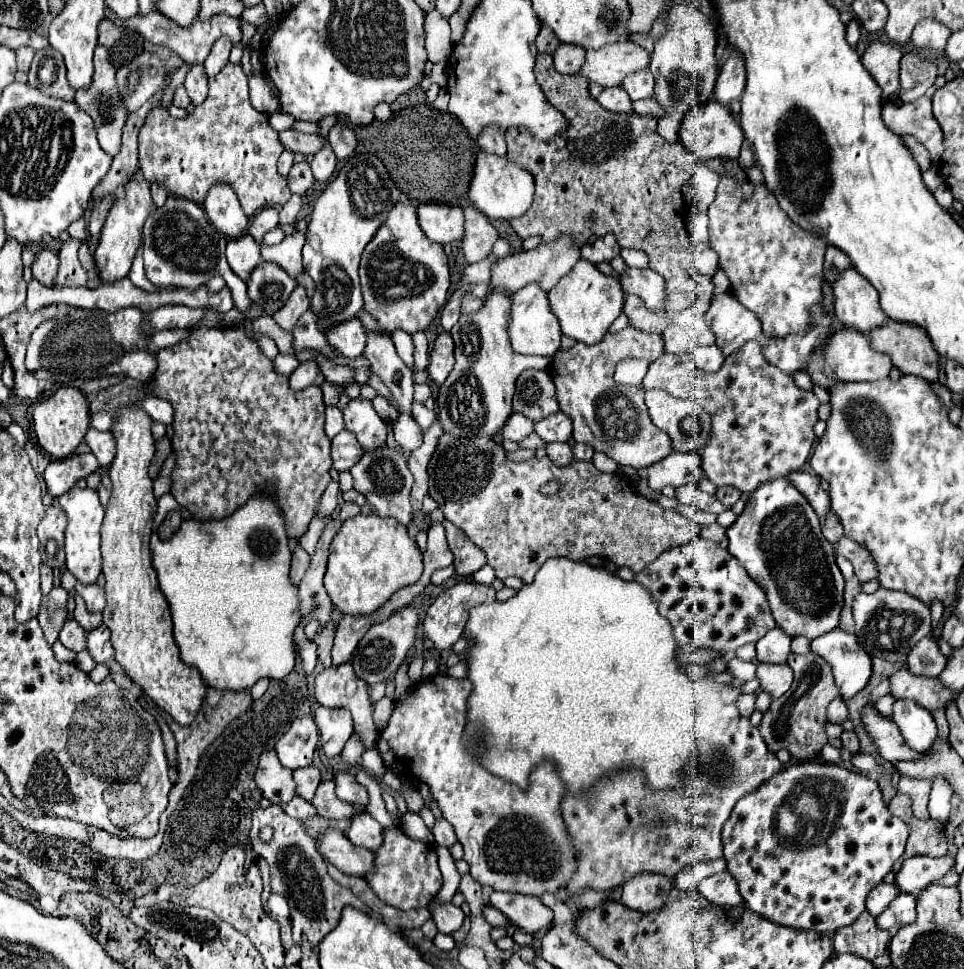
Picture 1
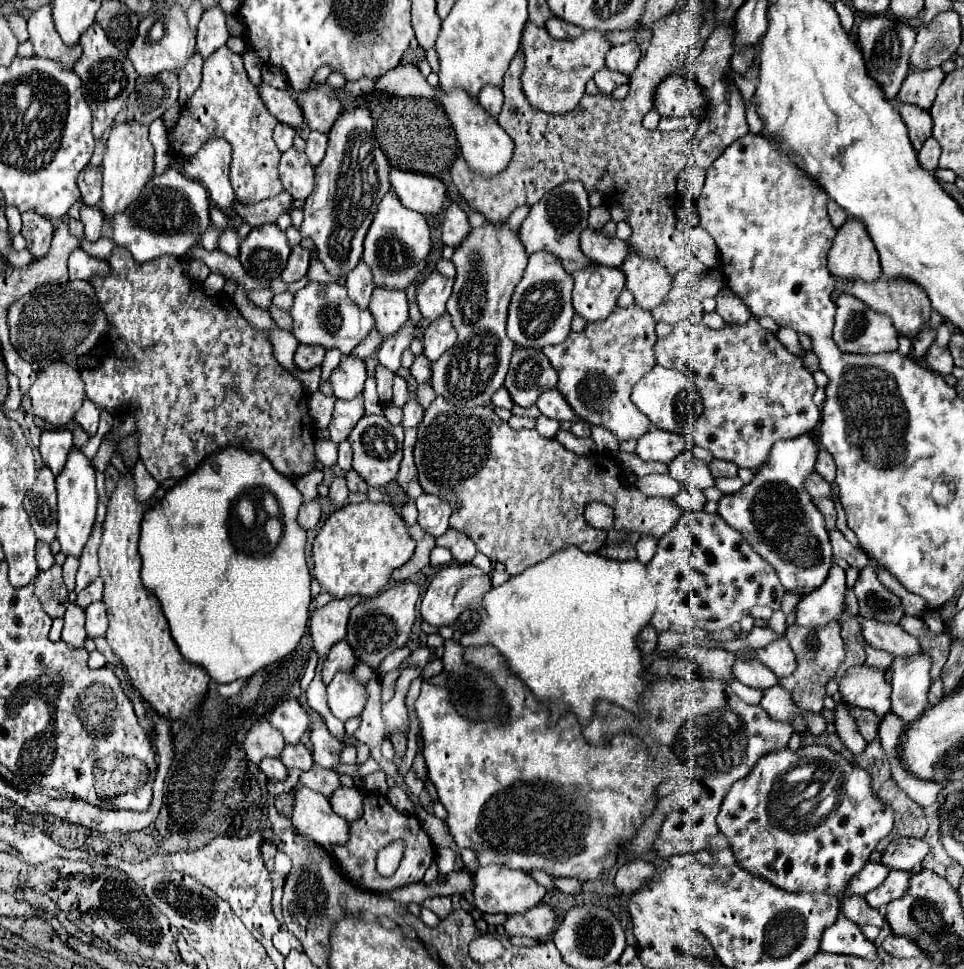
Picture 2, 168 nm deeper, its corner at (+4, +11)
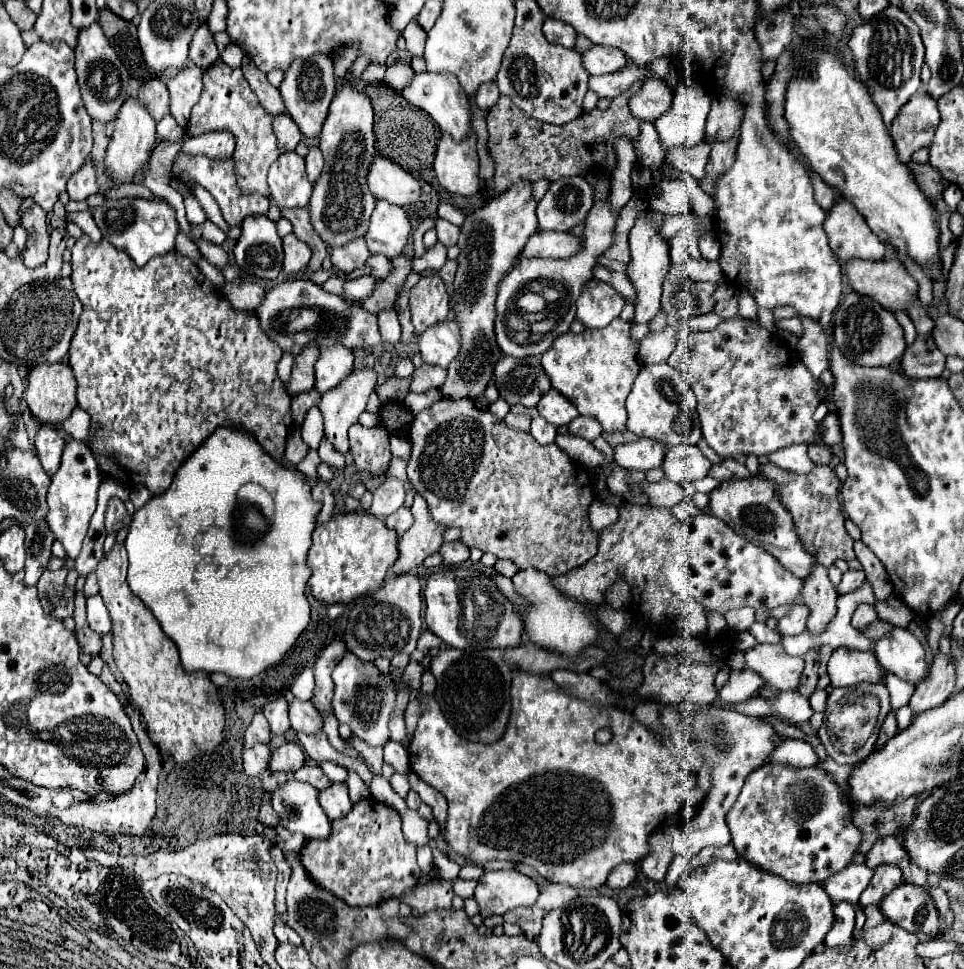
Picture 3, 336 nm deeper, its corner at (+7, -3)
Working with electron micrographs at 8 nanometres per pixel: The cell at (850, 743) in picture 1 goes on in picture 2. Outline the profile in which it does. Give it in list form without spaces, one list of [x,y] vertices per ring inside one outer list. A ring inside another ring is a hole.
[[[853,710],[855,718],[859,720],[859,730],[863,732],[863,736],[867,736],[867,742],[871,740],[877,740],[877,734],[879,734],[879,724],[881,724],[881,716],[873,710]]]

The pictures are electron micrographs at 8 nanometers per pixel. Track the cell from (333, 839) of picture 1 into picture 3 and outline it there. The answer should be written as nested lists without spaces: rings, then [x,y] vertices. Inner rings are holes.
[[[288,782],[274,790],[272,806],[280,816],[280,824],[290,832],[300,832],[306,840],[328,838],[332,824],[318,804],[318,794],[302,782]]]

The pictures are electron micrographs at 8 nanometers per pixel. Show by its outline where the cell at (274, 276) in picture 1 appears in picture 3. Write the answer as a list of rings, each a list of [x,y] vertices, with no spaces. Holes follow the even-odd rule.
[[[252,216],[242,222],[242,236],[234,246],[234,258],[240,270],[252,280],[276,280],[282,272],[282,240],[276,234],[276,224],[266,216]]]

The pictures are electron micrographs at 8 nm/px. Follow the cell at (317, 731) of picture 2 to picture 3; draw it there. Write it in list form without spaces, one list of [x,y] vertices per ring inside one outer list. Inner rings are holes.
[[[294,700],[290,704],[290,722],[292,722],[292,728],[296,732],[304,732],[304,734],[318,734],[318,732],[322,732],[322,718],[312,708],[312,702]]]

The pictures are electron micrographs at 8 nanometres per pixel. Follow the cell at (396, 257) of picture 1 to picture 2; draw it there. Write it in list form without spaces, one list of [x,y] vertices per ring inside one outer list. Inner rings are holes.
[[[387,192],[379,202],[371,228],[365,236],[363,260],[371,264],[373,284],[387,284],[389,288],[407,288],[411,282],[419,282],[419,274],[425,272],[425,262],[431,250],[431,234],[427,220],[419,212],[405,208],[395,192]]]

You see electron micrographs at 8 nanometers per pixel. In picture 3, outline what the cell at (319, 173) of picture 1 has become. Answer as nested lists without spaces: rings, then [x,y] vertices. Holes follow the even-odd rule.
[[[318,146],[310,148],[304,160],[306,160],[308,180],[314,184],[314,182],[316,182],[316,178],[320,176],[320,172],[322,172],[322,166],[324,166],[324,160],[322,160],[322,152],[320,152],[320,148],[318,148]]]

